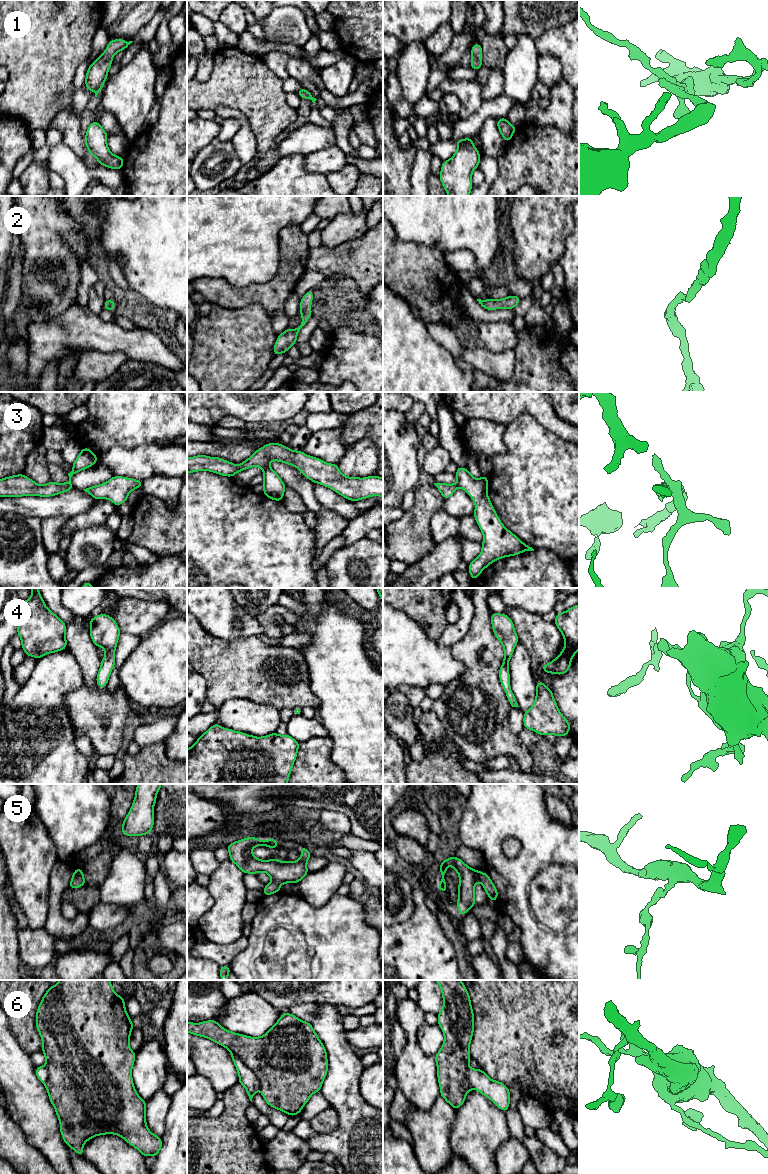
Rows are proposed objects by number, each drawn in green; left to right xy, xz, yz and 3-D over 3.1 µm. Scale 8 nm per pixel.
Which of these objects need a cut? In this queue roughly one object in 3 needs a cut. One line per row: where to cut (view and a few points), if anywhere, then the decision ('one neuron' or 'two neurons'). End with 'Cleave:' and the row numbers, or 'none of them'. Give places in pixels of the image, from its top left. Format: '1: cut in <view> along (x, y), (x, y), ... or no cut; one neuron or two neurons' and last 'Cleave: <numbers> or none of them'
1: no cut; one neuron
2: no cut; one neuron
3: cut in xz along (268, 465), (263, 468); two neurons
4: no cut; one neuron
5: no cut; one neuron
6: cut in xz along (231, 1051), (253, 1072), (260, 1087); two neurons
Cleave: 3, 6

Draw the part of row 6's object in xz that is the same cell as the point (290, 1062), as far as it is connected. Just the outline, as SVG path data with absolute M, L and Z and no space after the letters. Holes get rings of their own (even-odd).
M289 1012L283 1013L274 1026L261 1037L249 1037L233 1033L219 1025L216 1020L201 1023L187 1022L187 1032L208 1038L236 1054L251 1069L260 1082L260 1090L266 1103L289 1116L298 1115L310 1096L320 1091L328 1071L327 1051L314 1031L311 1023L302 1021Z

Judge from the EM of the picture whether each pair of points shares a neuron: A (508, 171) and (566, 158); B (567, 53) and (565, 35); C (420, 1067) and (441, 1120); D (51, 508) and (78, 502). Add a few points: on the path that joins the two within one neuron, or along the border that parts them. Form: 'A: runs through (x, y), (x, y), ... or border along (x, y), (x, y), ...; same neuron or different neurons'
A: runs through (522, 162), (527, 159), (552, 159); same neuron
B: runs through (567, 49), (565, 39); same neuron
C: border along (439, 1094), (429, 1110), (419, 1110), (410, 1103); different neurons
D: runs through (58, 505), (71, 503); same neuron

